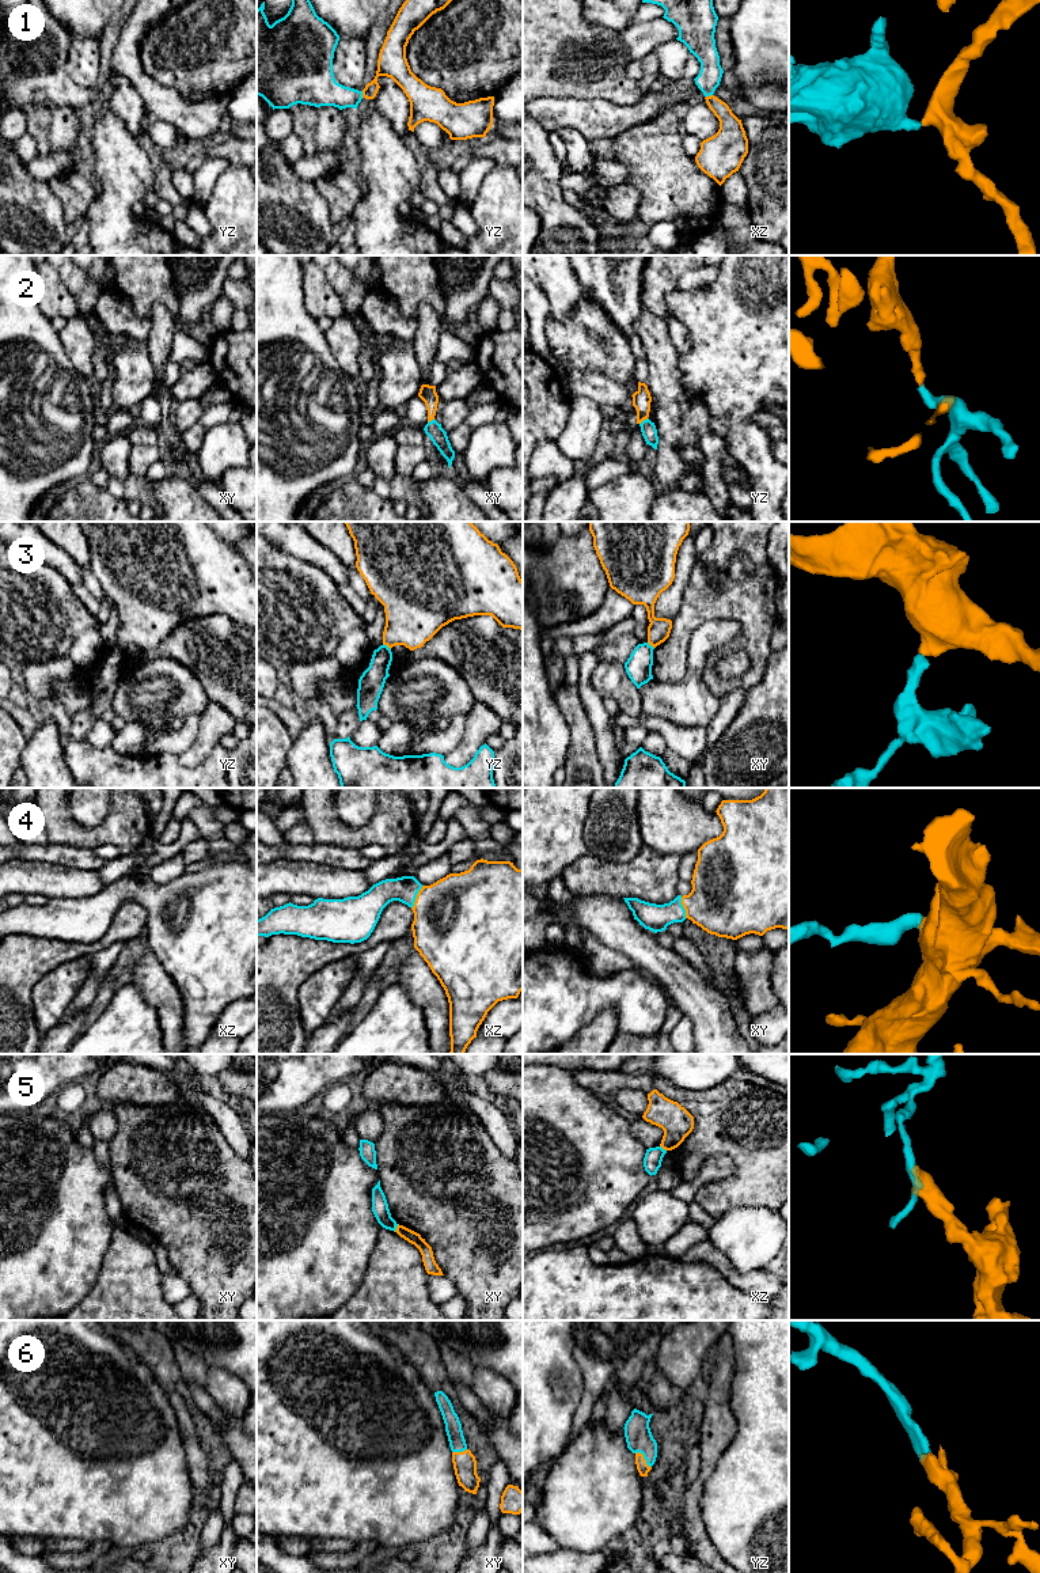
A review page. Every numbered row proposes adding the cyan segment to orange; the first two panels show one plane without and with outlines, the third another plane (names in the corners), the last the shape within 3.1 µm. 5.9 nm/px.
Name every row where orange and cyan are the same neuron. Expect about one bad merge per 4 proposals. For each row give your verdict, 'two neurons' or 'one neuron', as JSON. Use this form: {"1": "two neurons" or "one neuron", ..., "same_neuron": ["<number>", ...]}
{"1": "one neuron", "2": "one neuron", "3": "two neurons", "4": "one neuron", "5": "two neurons", "6": "one neuron", "same_neuron": ["1", "2", "4", "6"]}

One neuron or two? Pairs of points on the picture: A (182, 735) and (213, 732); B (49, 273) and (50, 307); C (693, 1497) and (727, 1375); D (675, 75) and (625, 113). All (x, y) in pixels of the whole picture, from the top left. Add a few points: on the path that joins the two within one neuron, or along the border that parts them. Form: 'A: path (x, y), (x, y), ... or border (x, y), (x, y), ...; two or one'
A: border (201, 717), (196, 739), (178, 755); two
B: path (49, 281), (50, 299); one
C: path (708, 1467), (712, 1445), (718, 1431), (718, 1405); one
D: border (684, 79), (674, 83); two

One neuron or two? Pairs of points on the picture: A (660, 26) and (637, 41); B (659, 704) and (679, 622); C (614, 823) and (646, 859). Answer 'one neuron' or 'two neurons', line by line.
A: one neuron
B: two neurons
C: two neurons

